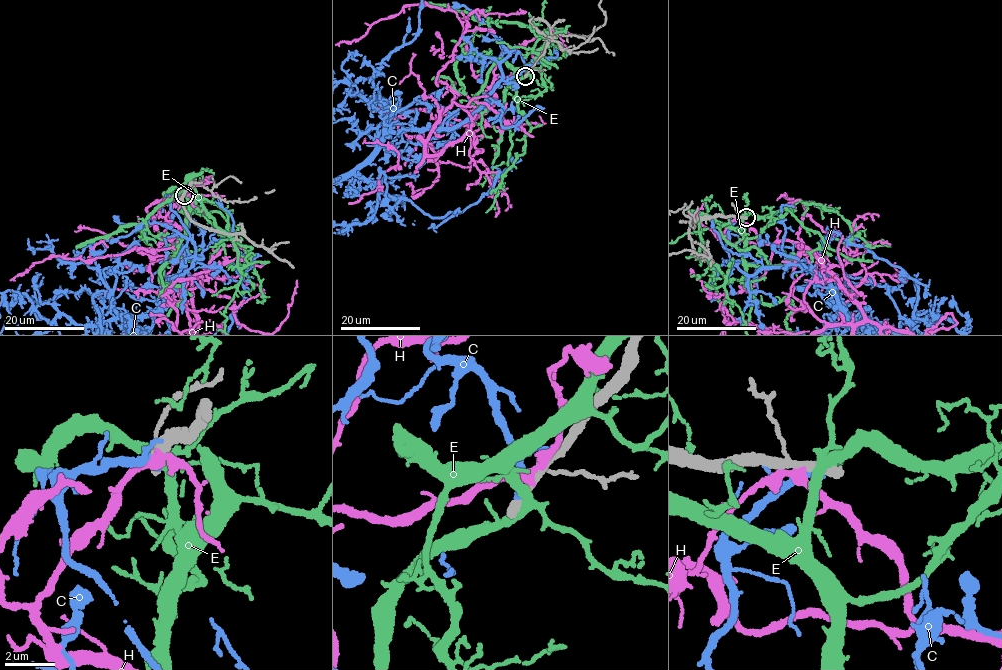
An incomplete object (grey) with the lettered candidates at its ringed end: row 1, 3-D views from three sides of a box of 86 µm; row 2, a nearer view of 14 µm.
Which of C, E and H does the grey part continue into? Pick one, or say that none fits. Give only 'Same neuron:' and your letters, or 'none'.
Same neuron: none

